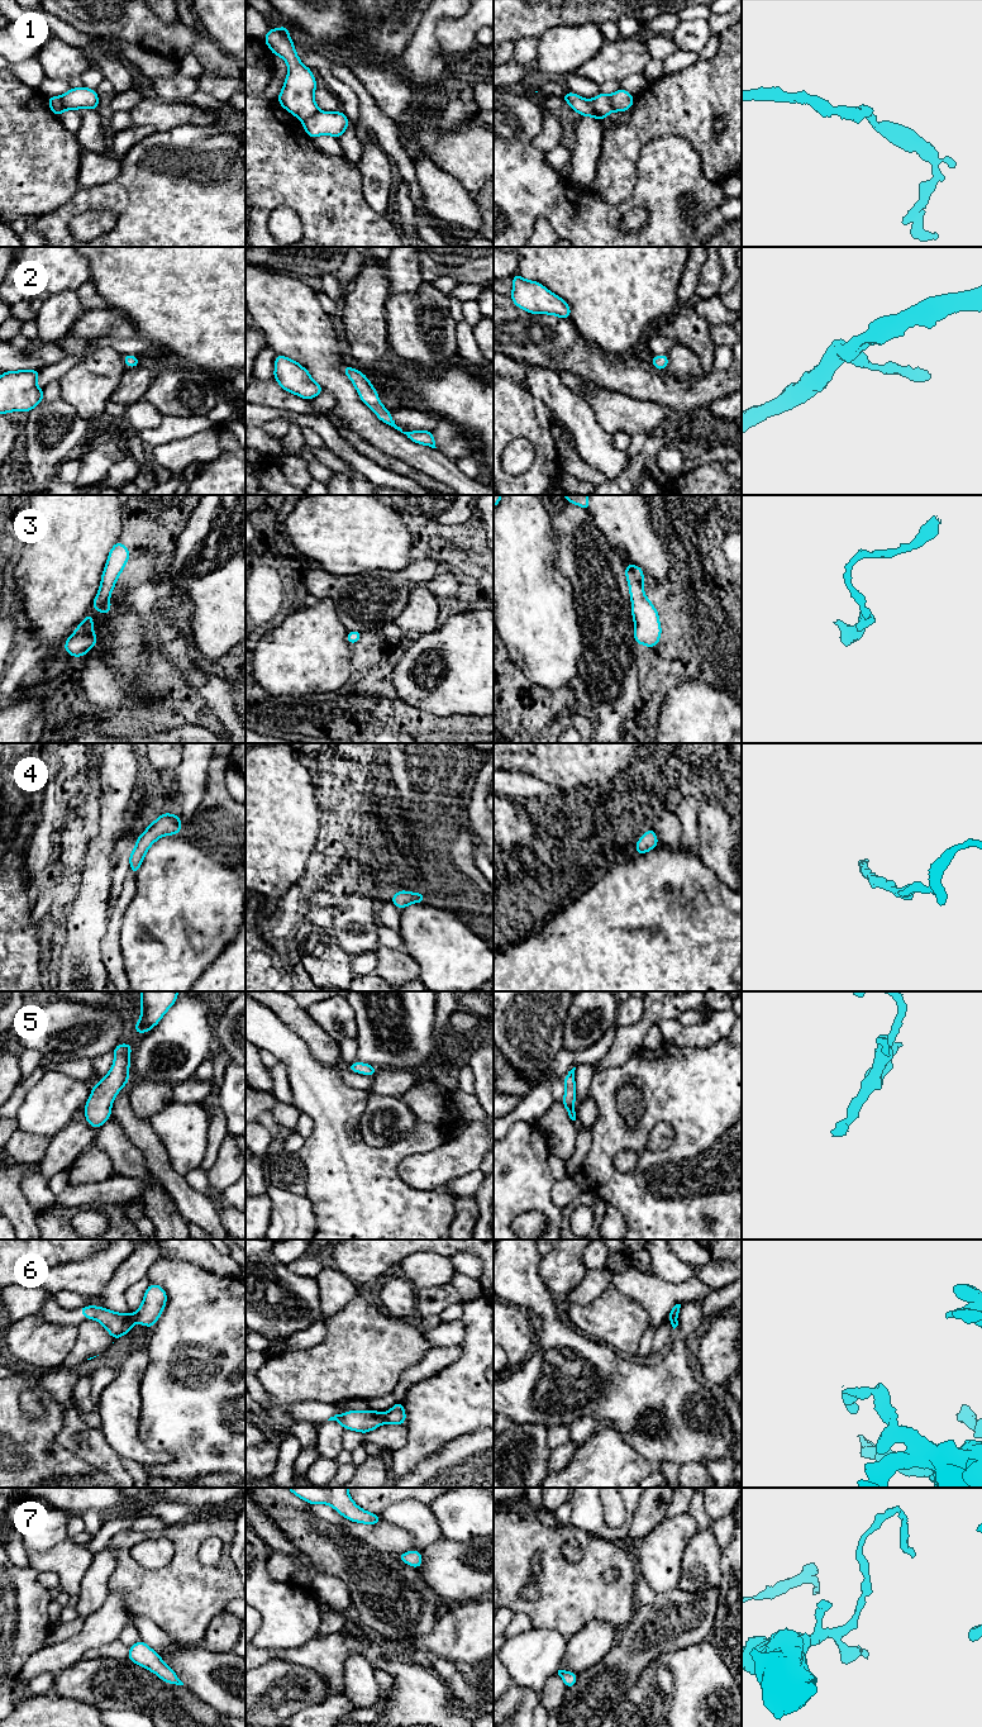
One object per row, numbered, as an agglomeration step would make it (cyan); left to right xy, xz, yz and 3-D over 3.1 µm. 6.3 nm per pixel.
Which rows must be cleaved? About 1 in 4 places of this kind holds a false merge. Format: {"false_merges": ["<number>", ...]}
{"false_merges": ["1", "6"]}

